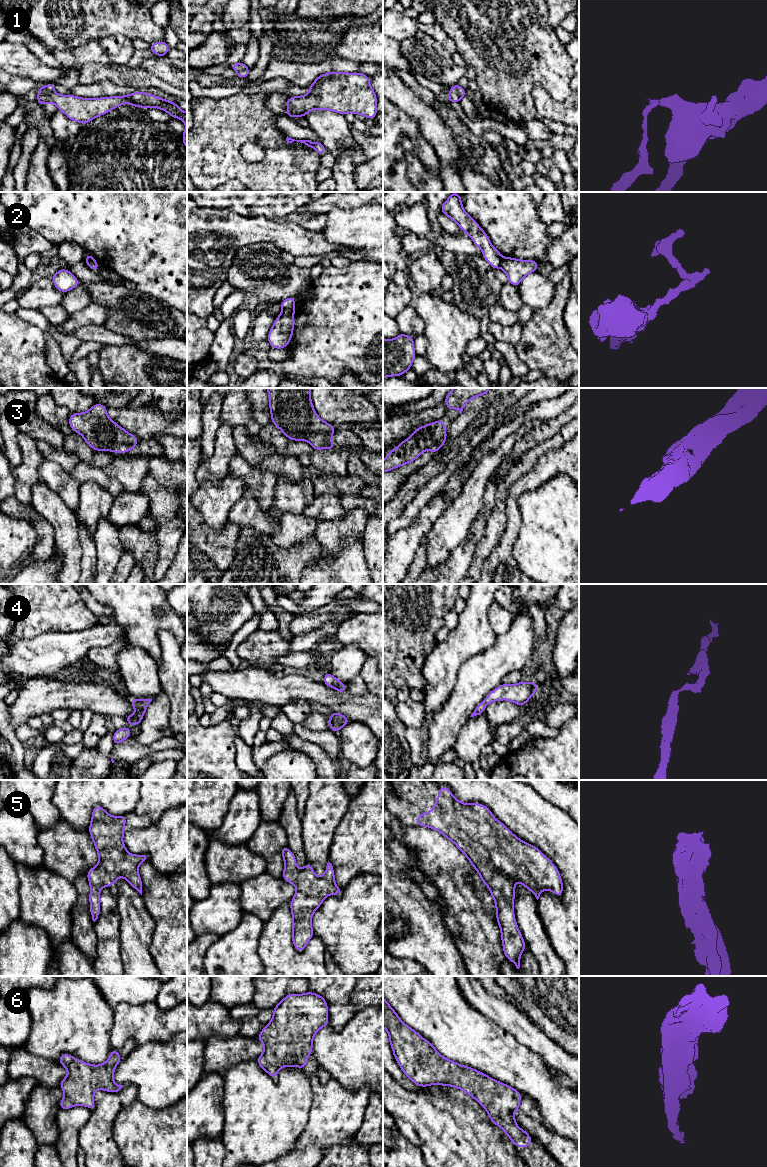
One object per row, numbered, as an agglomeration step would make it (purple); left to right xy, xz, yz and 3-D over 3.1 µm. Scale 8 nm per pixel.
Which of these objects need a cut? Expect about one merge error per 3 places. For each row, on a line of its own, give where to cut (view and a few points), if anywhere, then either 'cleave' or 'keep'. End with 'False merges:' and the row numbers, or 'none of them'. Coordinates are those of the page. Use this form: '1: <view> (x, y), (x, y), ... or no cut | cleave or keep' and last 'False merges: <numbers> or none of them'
1: yz (454, 85), (461, 97) | cleave
2: xz (294, 307), (283, 310) | cleave
3: xz (308, 438), (314, 435), (324, 435), (330, 440) | cleave
4: no cut | keep
5: no cut | keep
6: no cut | keep
False merges: 1, 2, 3

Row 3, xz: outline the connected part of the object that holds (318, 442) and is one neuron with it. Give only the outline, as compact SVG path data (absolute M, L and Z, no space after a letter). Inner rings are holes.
M324 435L312 436L309 438L308 442L310 443L313 450L322 450L322 449L333 450L336 448L332 441L325 437Z

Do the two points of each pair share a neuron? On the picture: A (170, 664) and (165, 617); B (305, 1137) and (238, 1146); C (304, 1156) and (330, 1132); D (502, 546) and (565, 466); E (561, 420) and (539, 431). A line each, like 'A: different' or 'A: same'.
A: different
B: different
C: different
D: same
E: same

